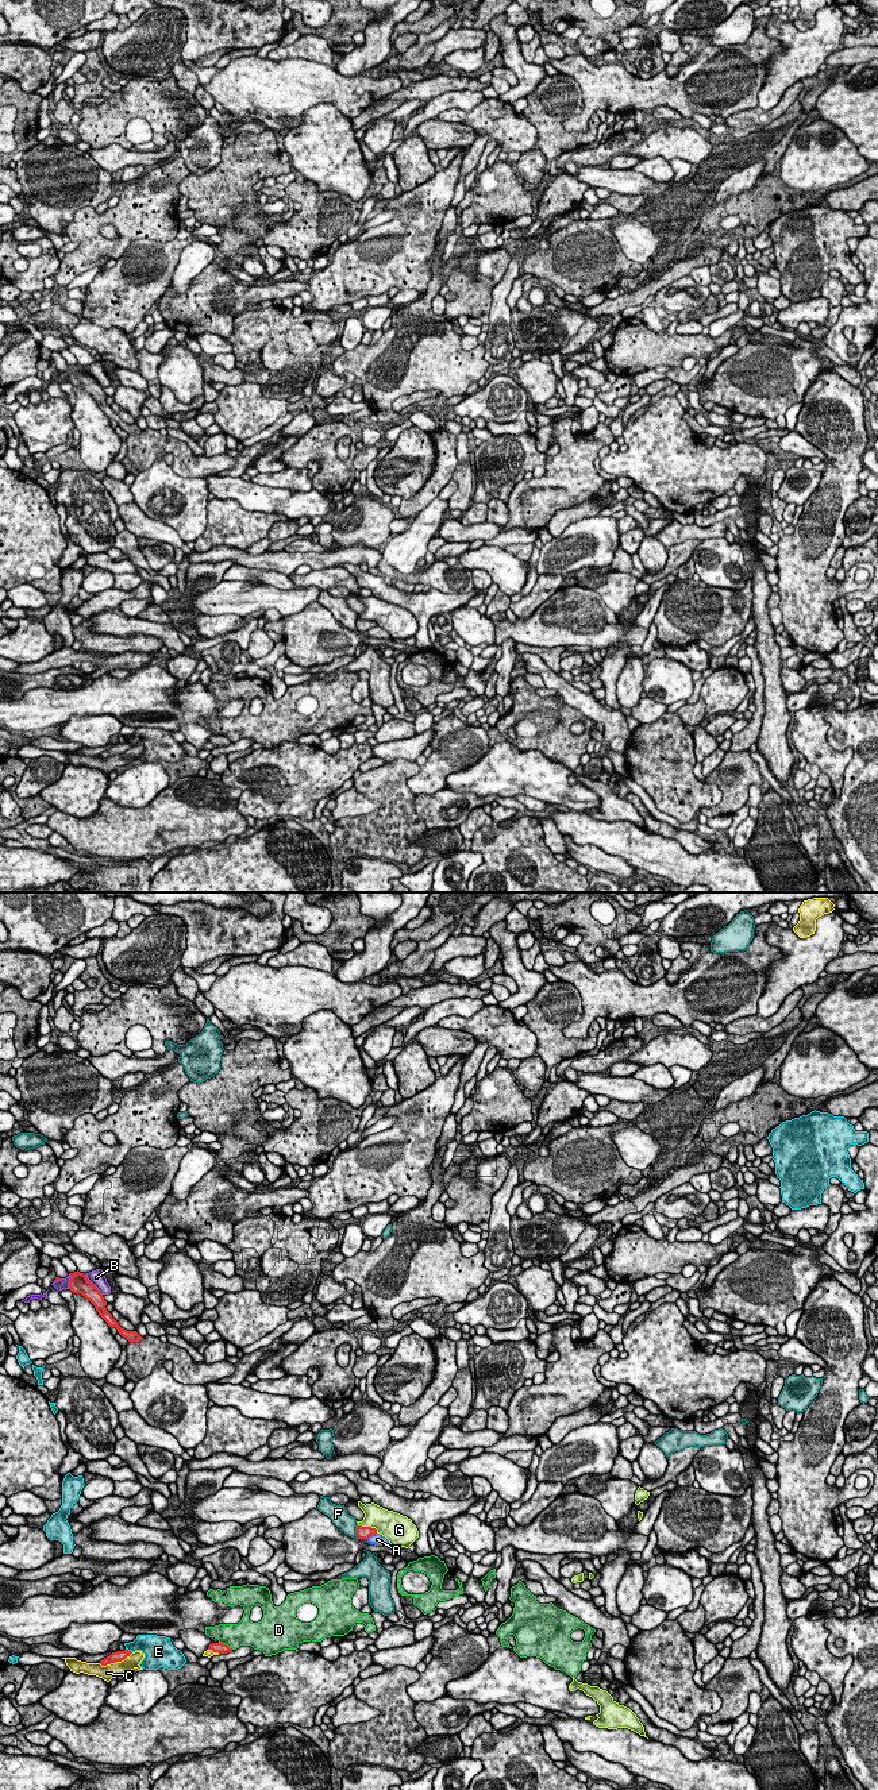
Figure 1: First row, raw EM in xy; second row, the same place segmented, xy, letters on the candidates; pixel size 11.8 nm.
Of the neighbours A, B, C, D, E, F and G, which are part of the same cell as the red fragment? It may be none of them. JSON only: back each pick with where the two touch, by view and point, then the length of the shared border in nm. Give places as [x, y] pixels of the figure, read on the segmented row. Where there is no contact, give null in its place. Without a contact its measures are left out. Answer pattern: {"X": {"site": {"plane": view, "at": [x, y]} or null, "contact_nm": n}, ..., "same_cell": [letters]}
{"B": {"site": {"plane": "xy", "at": [93, 1285]}, "contact_nm": 320}, "same_cell": ["B"]}

